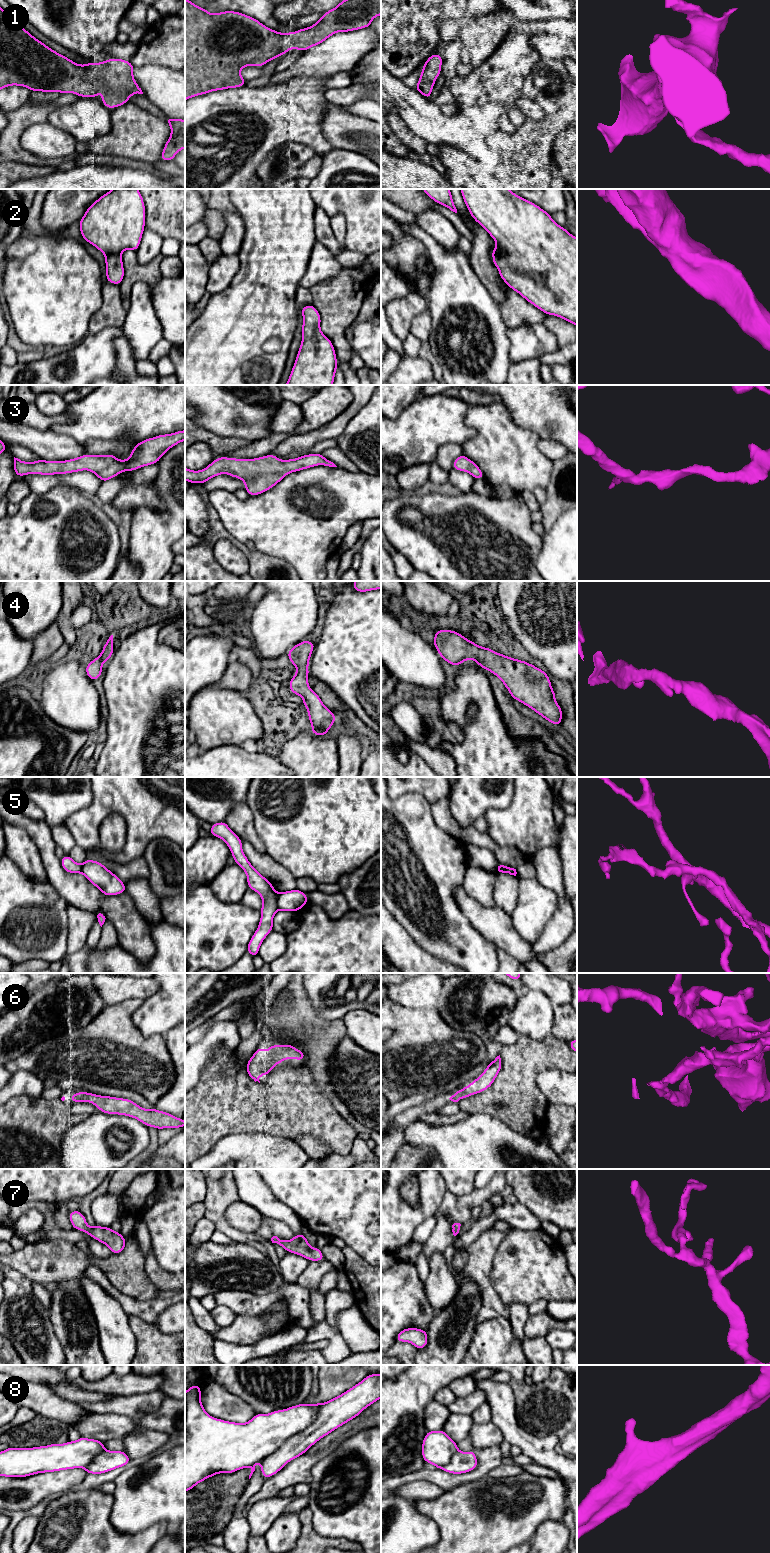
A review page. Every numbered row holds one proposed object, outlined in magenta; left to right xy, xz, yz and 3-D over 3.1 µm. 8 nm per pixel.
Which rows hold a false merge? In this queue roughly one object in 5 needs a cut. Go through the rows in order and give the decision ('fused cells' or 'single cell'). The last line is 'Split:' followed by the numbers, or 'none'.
1: single cell
2: single cell
3: single cell
4: single cell
5: fused cells
6: single cell
7: single cell
8: single cell
Split: 5

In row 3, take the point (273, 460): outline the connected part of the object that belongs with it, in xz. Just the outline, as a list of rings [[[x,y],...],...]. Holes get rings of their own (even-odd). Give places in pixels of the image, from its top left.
[[[321,453],[307,454],[296,459],[280,460],[275,455],[266,455],[253,459],[216,458],[206,468],[193,471],[185,467],[185,480],[204,484],[221,474],[241,479],[249,496],[257,496],[273,488],[286,475],[307,468],[324,465],[337,467]]]

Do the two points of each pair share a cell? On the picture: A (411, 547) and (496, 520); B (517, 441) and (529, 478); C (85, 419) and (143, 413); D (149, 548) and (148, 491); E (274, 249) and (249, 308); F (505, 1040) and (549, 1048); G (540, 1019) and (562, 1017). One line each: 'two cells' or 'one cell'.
A: one cell
B: one cell
C: one cell
D: two cells
E: one cell
F: two cells
G: two cells

